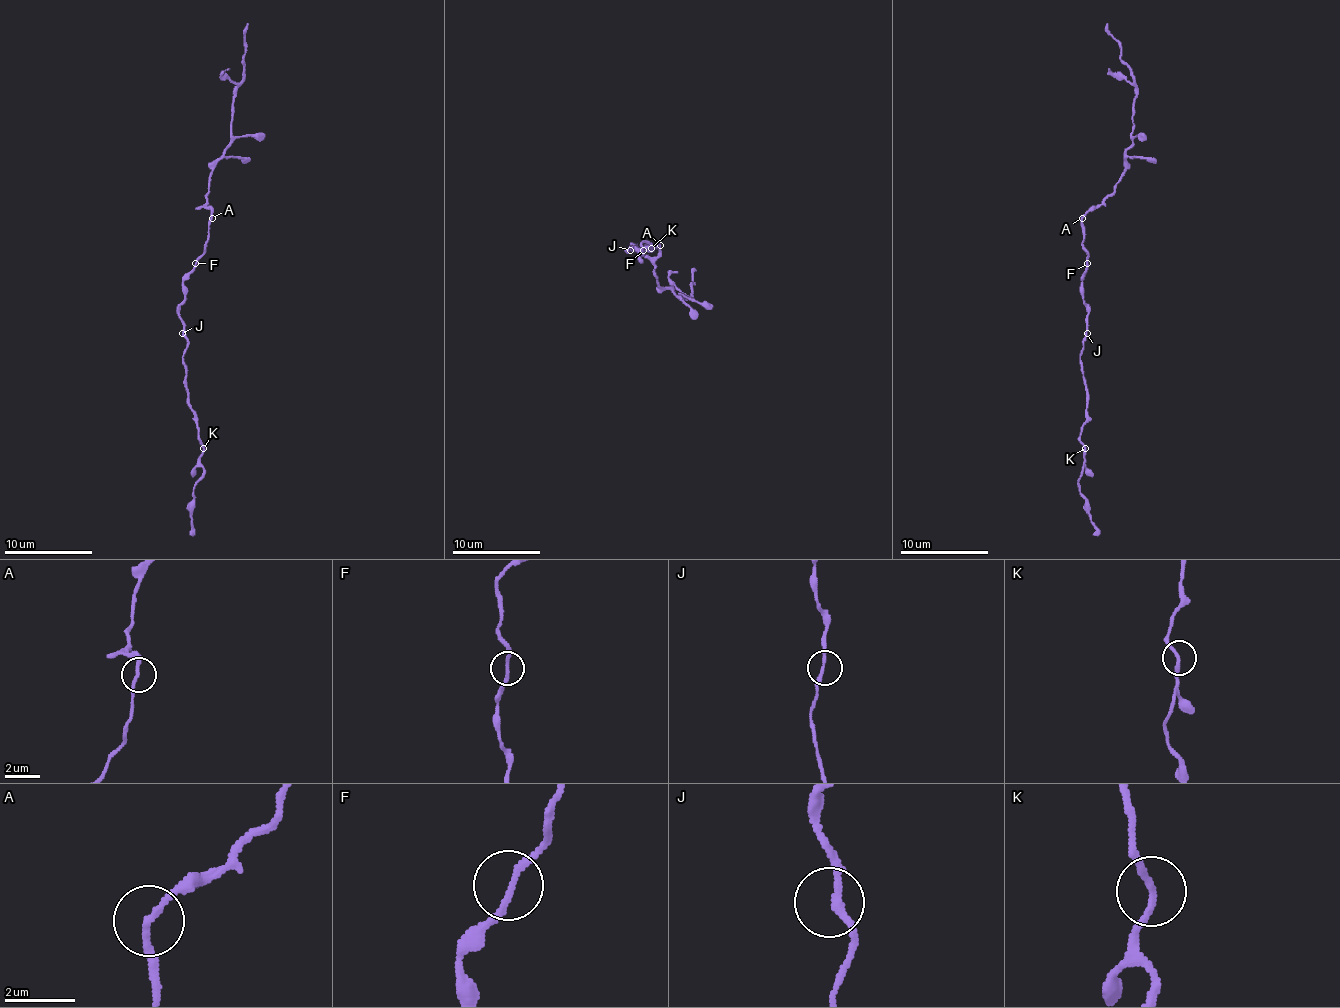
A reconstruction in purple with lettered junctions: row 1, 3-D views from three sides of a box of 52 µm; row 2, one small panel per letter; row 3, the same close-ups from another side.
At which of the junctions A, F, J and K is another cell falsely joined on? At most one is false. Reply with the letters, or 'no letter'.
no letter

